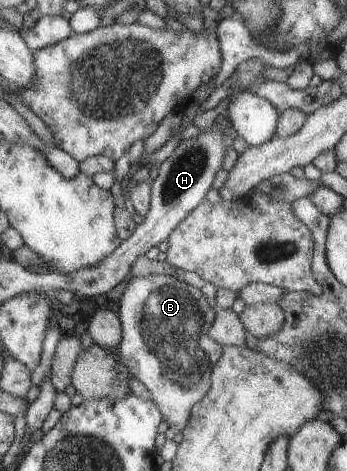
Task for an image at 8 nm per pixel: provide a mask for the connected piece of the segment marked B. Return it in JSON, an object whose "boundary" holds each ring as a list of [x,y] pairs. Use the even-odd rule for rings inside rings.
{"boundary":[[[168,275],[131,277],[122,295],[118,296],[118,309],[122,339],[118,349],[114,351],[116,359],[124,363],[128,371],[146,386],[169,427],[176,431],[182,430],[190,419],[194,404],[208,393],[212,368],[223,353],[223,347],[210,339],[209,335],[216,311],[200,289]]]}

